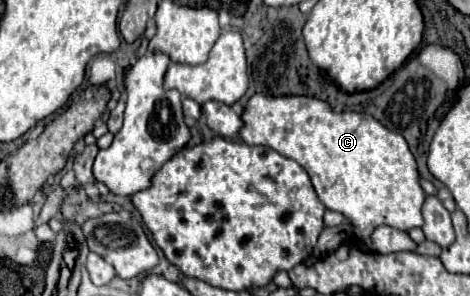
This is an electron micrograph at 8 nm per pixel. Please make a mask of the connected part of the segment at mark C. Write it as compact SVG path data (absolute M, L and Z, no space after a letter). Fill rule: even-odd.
M255 93L247 101L241 119L243 127L239 129L239 137L247 145L265 145L289 159L295 159L309 173L323 205L331 211L343 213L355 225L355 235L359 239L369 239L373 229L379 225L389 225L401 231L423 225L421 205L425 201L425 193L419 185L417 163L407 147L407 141L399 133L383 127L371 115L335 113L327 101L317 97L269 97Z

